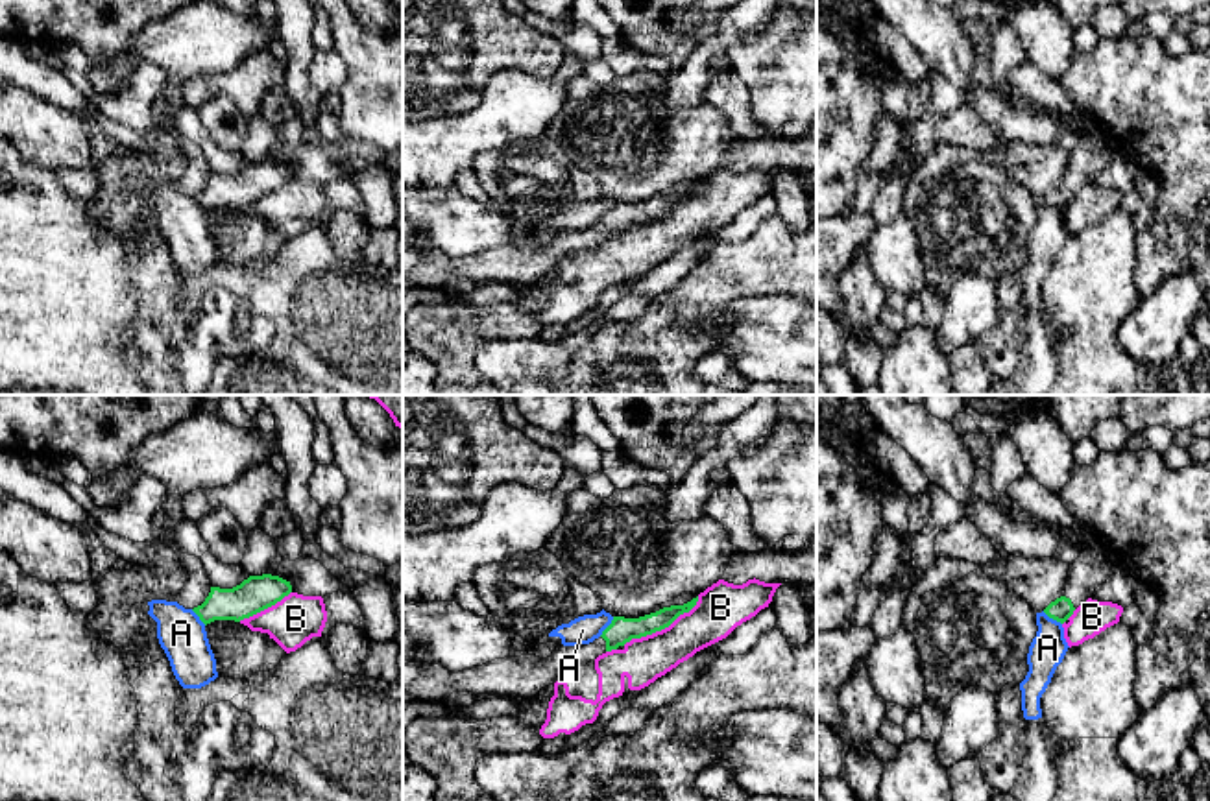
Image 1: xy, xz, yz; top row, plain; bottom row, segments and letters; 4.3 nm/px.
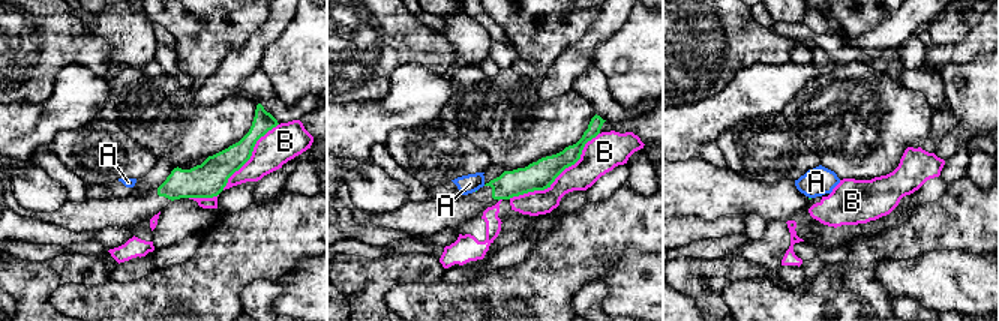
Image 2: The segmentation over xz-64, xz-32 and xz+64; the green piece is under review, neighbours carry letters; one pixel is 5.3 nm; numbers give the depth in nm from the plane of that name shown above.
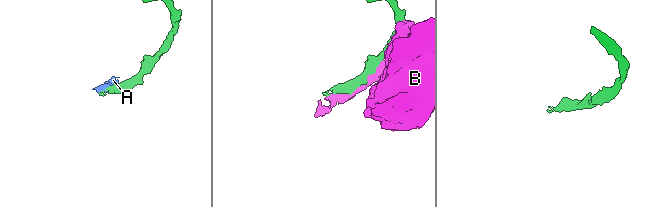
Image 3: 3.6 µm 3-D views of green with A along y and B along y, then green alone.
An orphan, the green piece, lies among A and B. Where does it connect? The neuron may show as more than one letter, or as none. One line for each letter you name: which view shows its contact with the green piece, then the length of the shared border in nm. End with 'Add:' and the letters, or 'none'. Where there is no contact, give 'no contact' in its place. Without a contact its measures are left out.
Add: none

